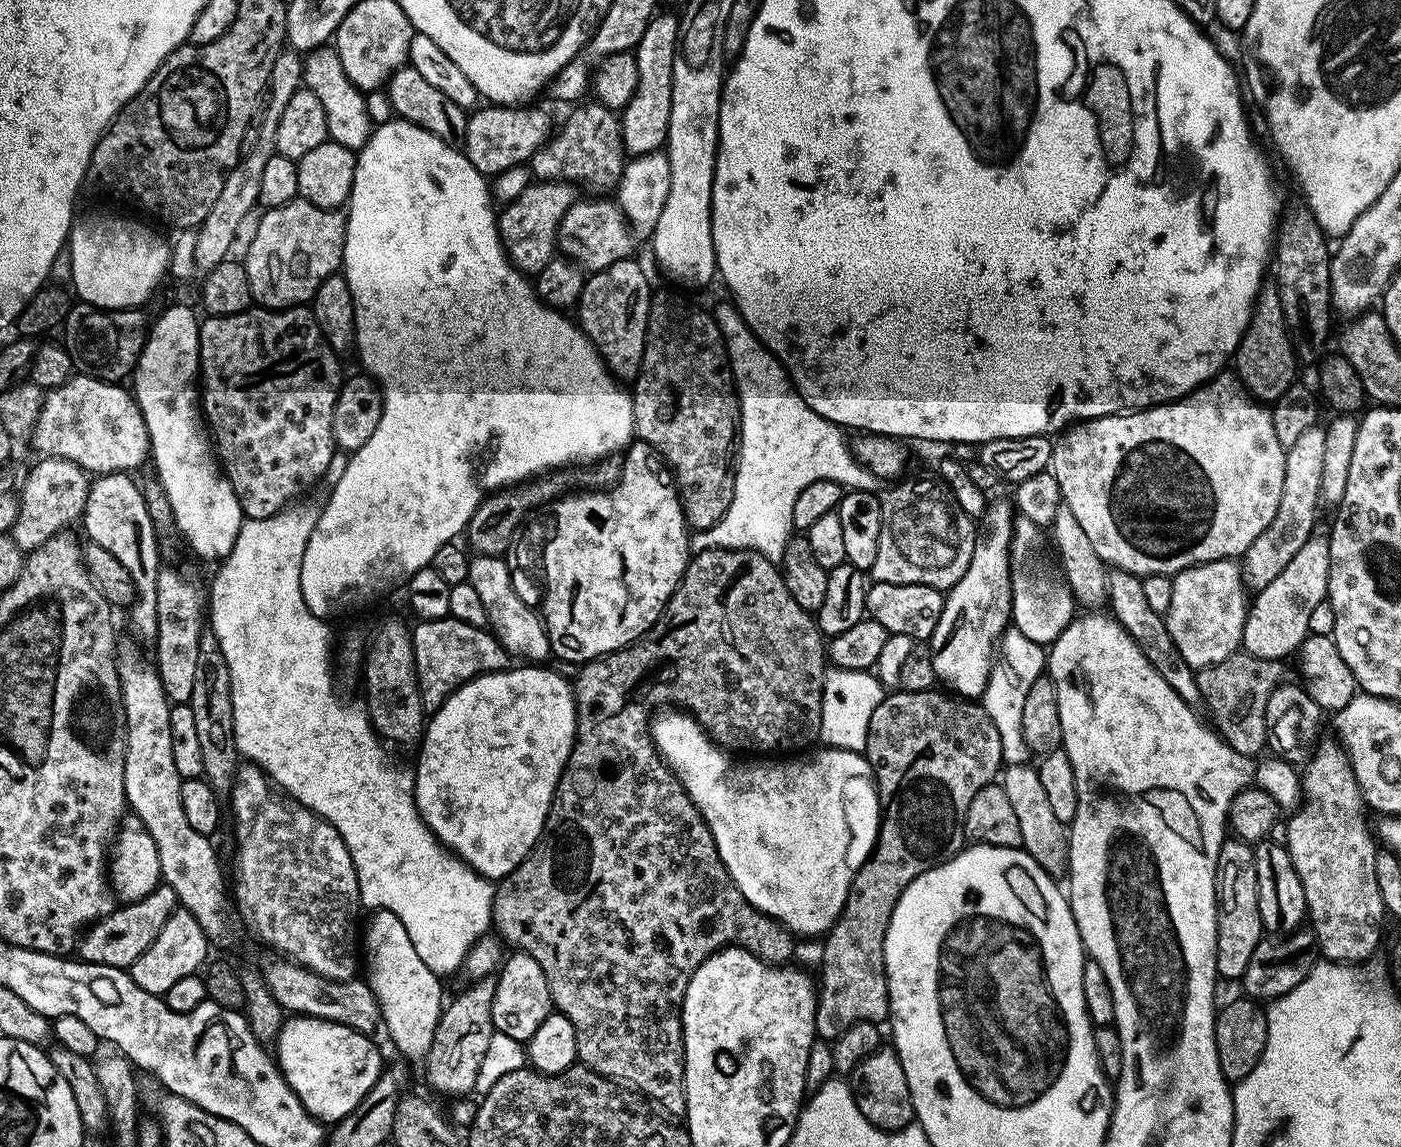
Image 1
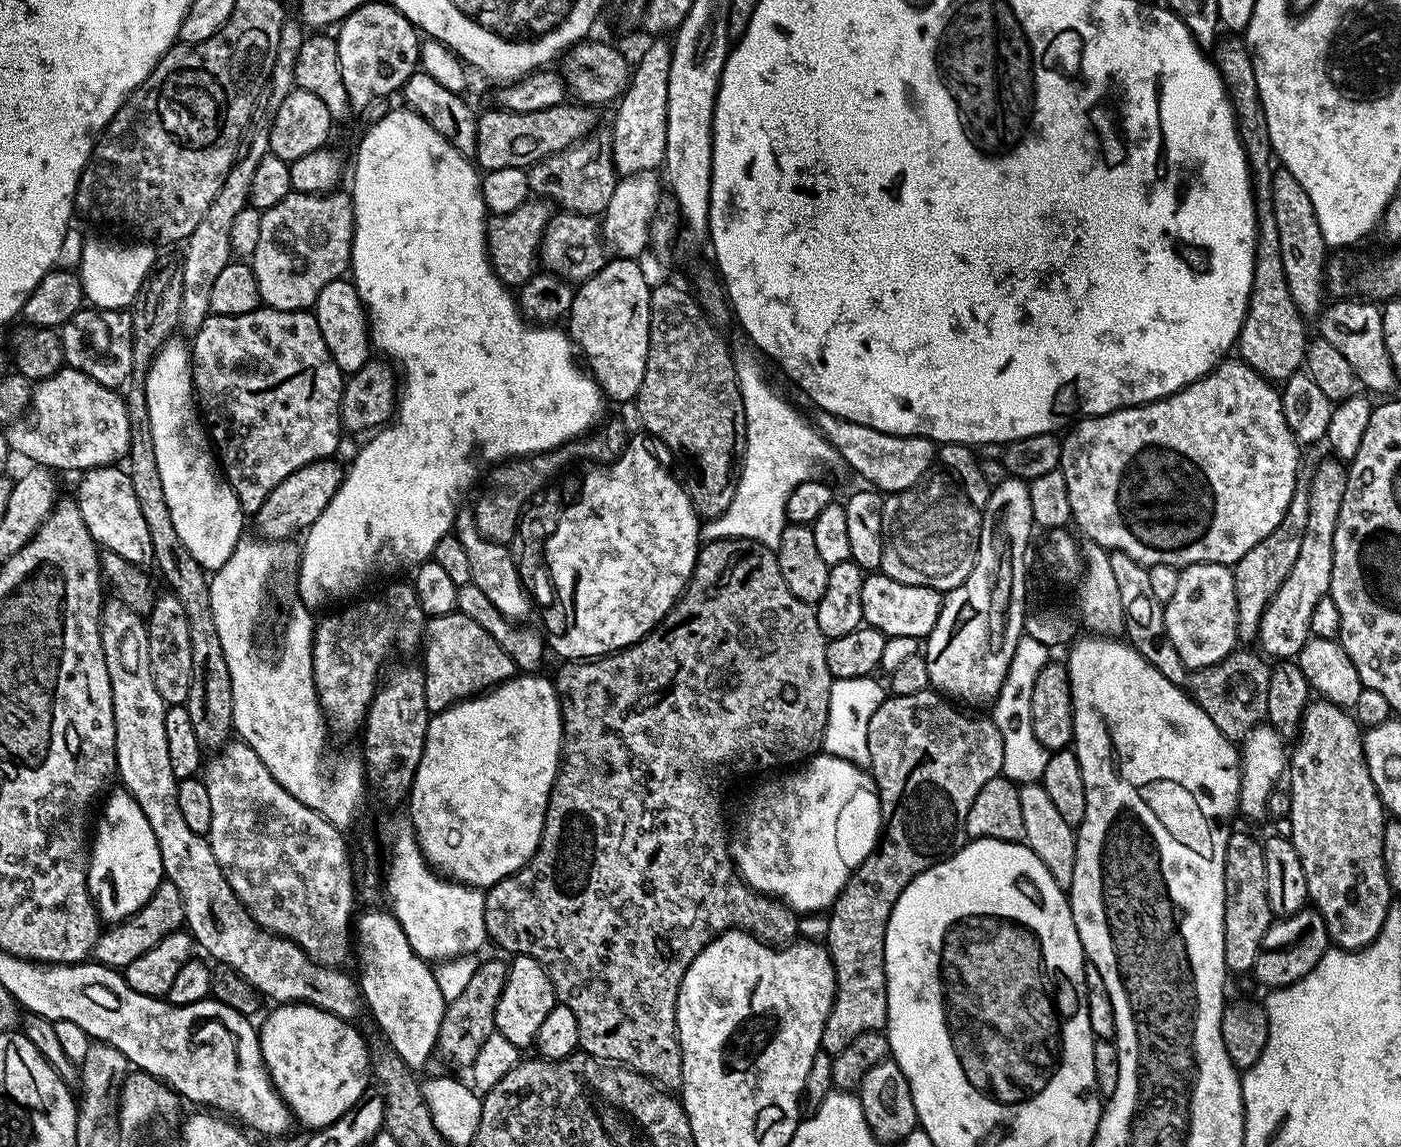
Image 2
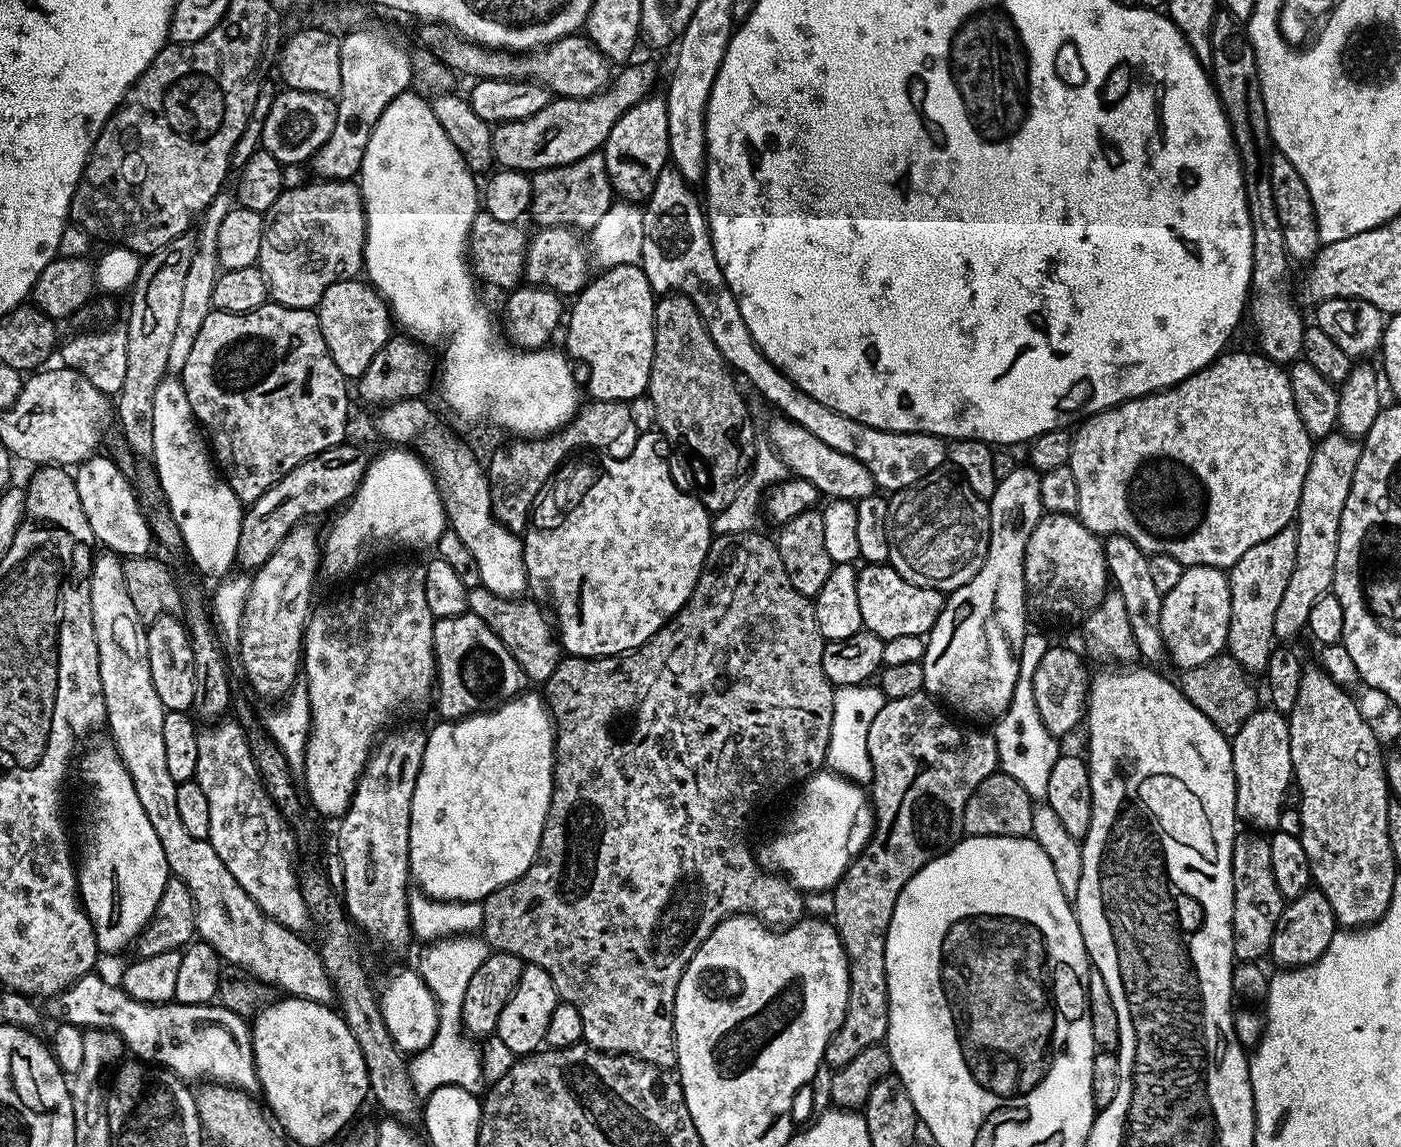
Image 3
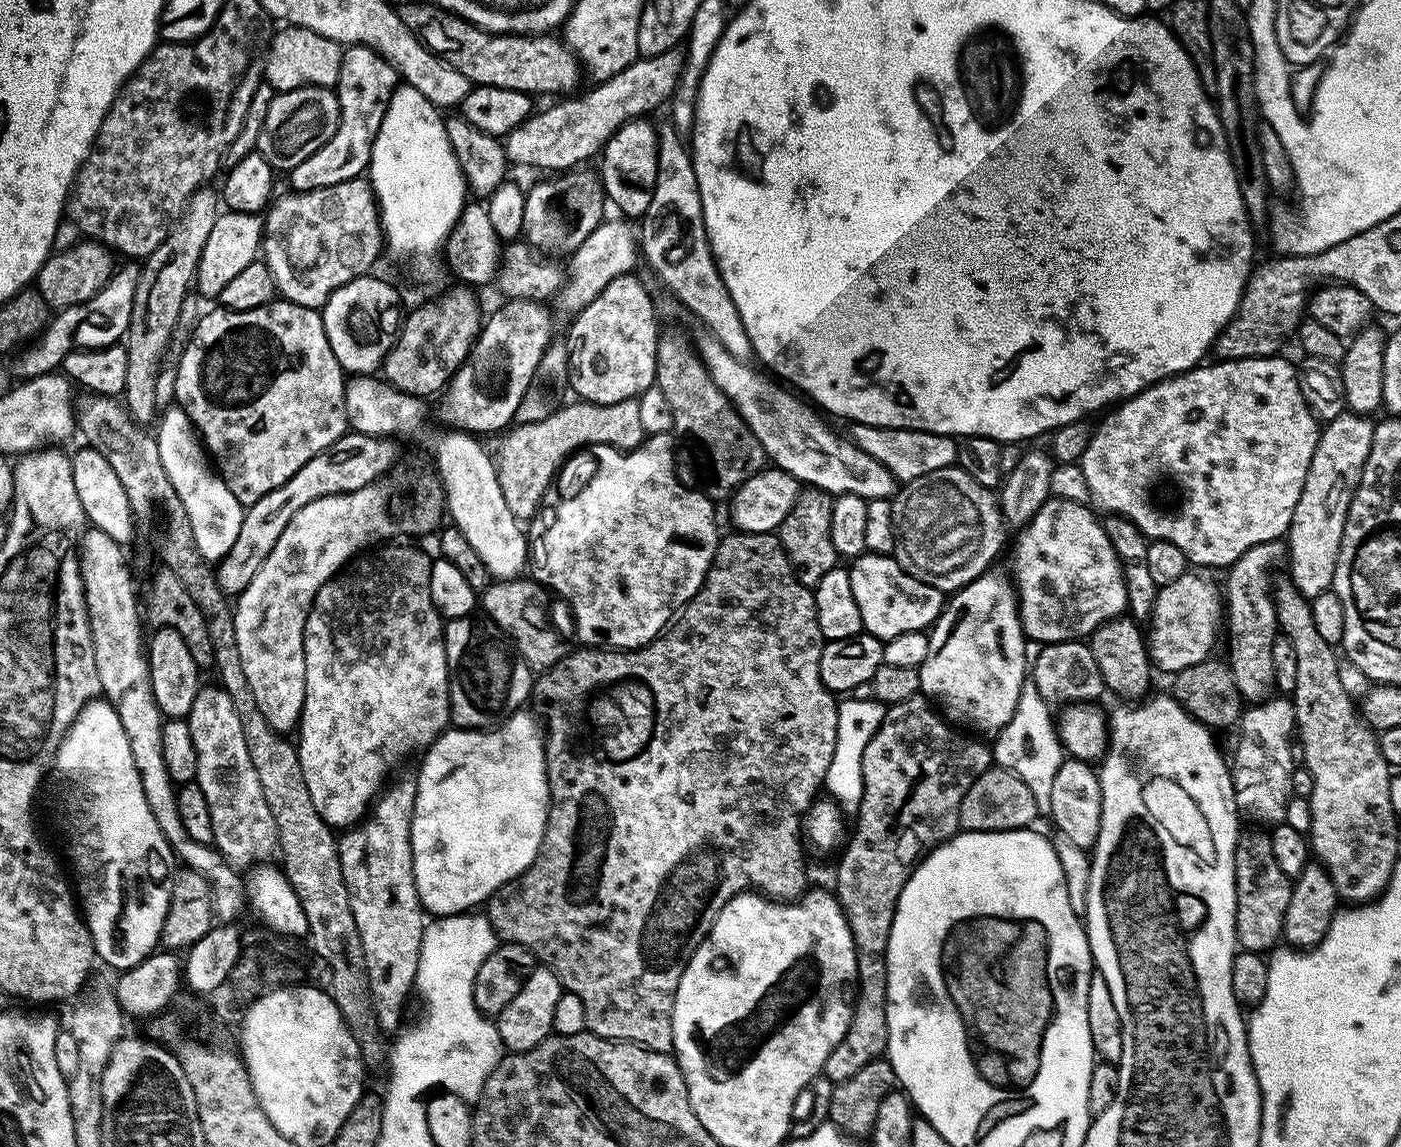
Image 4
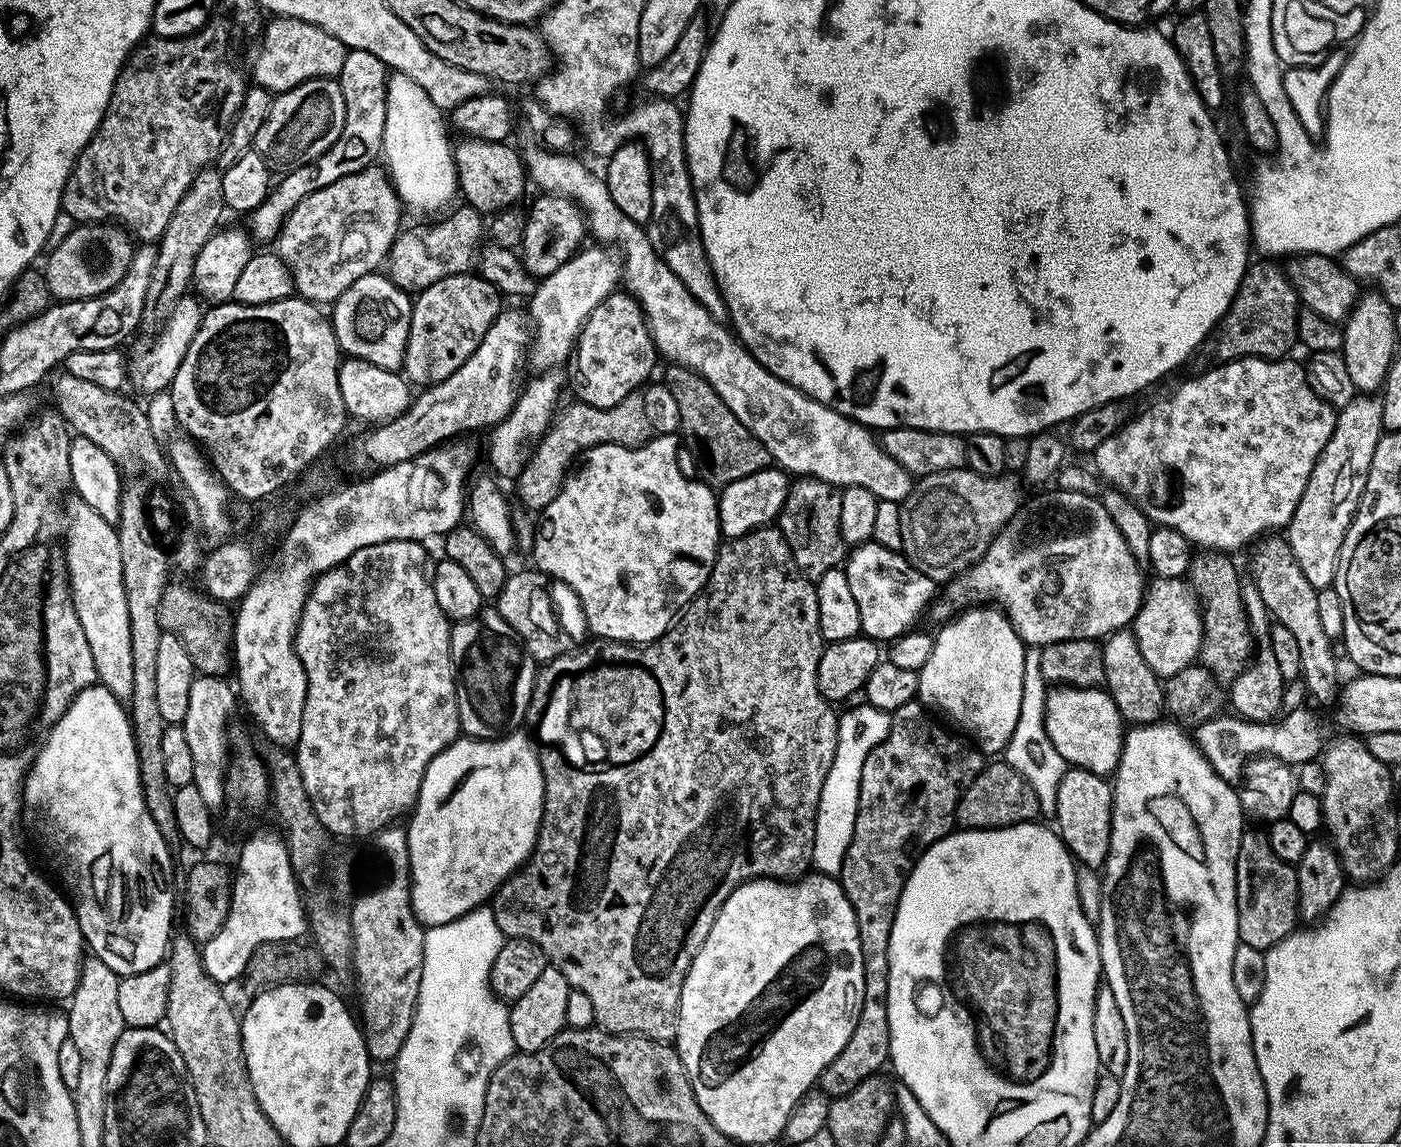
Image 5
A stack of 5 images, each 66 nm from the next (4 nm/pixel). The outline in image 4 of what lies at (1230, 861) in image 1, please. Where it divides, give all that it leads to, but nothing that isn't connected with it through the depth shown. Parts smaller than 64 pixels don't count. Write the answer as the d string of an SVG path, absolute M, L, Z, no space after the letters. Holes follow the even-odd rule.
M1264 830L1252 831L1256 832L1241 831L1236 840L1236 942L1245 952L1264 954L1275 949L1281 939L1292 880L1282 874L1282 866L1278 866L1278 858L1274 858L1271 835Z

